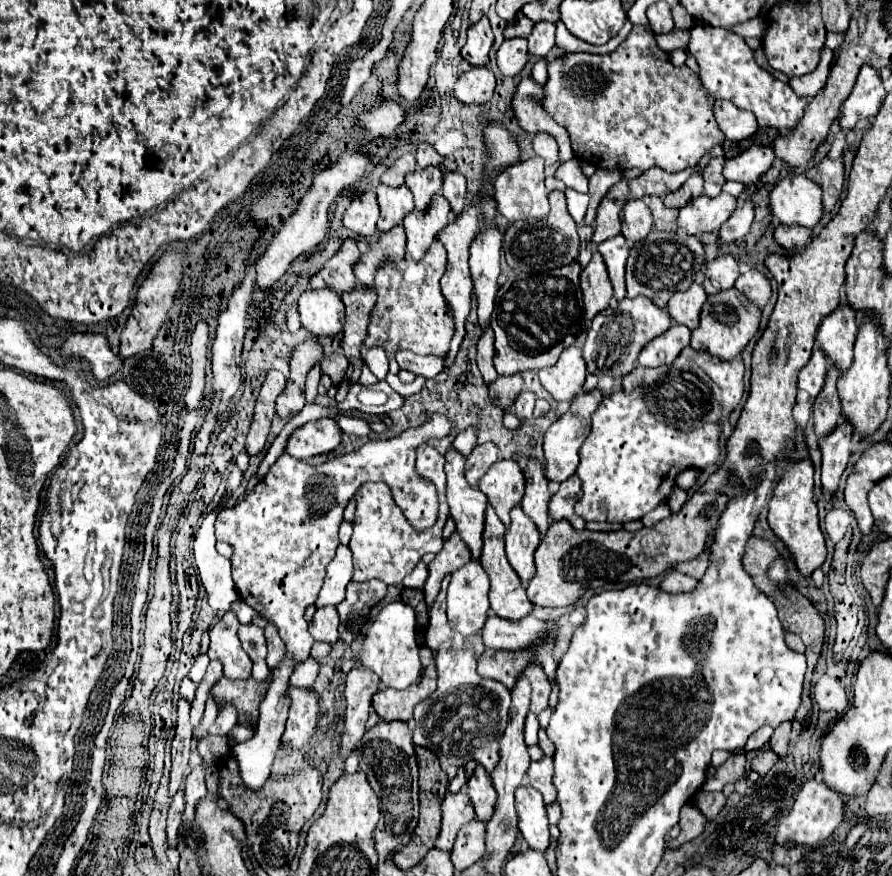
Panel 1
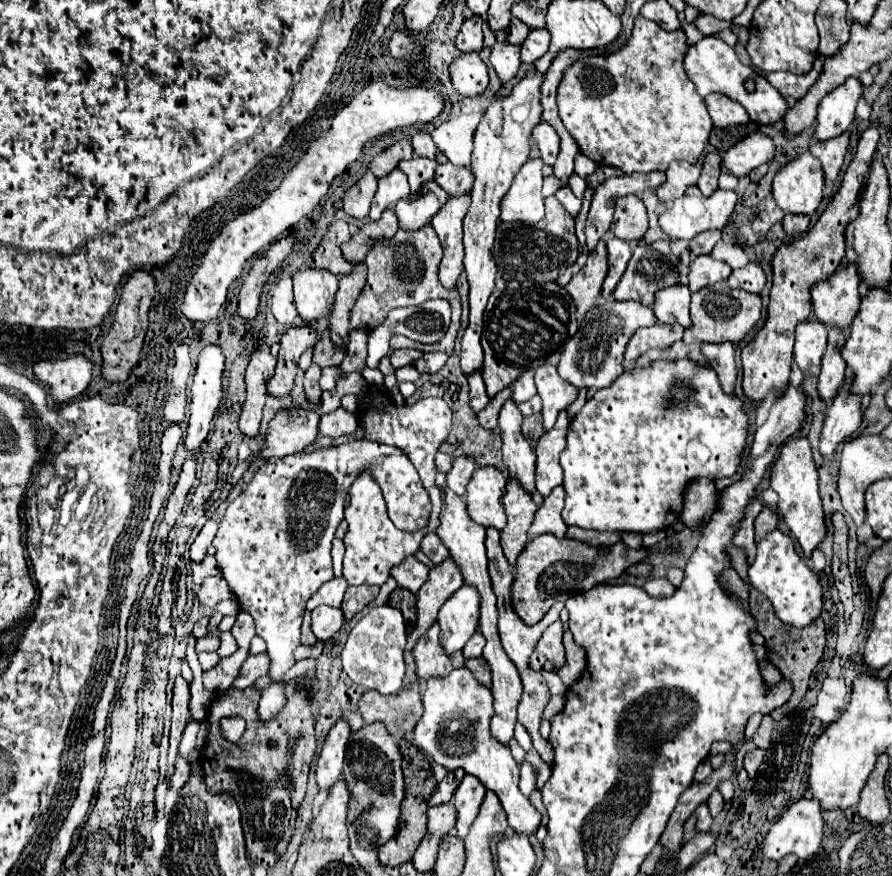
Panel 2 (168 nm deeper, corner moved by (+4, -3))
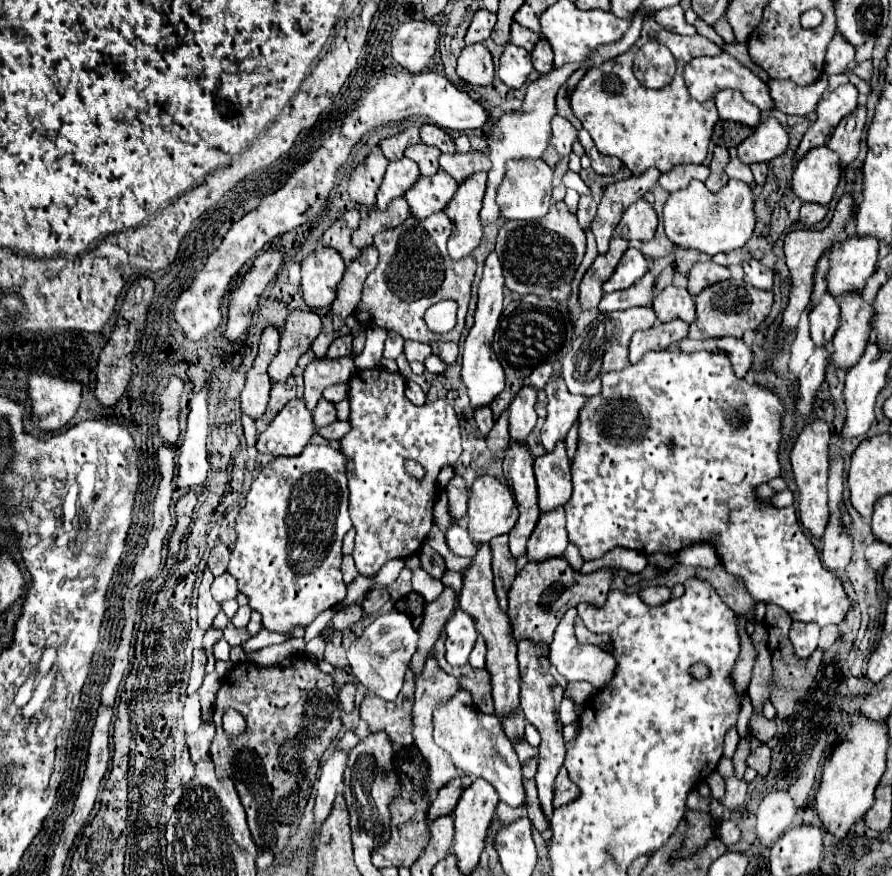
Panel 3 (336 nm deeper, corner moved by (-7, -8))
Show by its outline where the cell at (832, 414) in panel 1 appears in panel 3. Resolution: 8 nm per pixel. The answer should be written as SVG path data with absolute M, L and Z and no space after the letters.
M845 296L839 300L841 326L833 336L833 364L837 370L853 368L869 342L869 304L861 296Z

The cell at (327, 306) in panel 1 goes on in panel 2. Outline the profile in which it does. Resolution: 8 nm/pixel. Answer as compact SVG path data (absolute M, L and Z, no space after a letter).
M298 269L294 273L294 303L302 319L316 321L330 315L338 277L326 269Z

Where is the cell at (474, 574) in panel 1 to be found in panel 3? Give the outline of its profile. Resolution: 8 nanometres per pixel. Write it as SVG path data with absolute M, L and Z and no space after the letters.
M457 608L453 612L453 616L449 618L449 622L445 624L445 658L451 666L465 666L469 652L473 650L475 642L477 642L477 626L471 614L467 614L465 610Z

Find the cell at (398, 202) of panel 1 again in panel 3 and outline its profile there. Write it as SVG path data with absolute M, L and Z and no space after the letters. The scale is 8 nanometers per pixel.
M401 158L397 162L389 162L383 184L377 192L377 204L375 206L379 210L385 210L391 204L391 200L405 196L405 192L417 182L417 176L419 176L419 168L413 160Z

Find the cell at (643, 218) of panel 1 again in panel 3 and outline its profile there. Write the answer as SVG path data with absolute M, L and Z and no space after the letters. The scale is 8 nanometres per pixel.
M645 200L633 202L625 212L615 230L615 236L625 240L651 240L657 230L657 214Z

